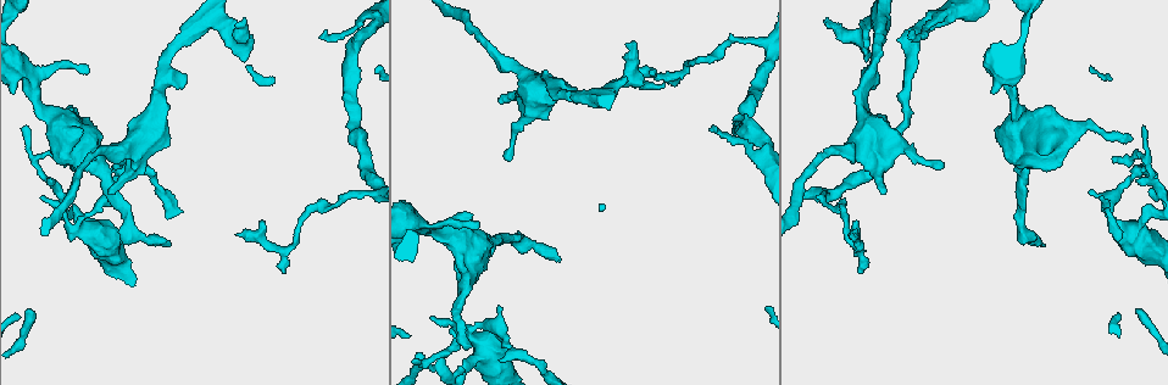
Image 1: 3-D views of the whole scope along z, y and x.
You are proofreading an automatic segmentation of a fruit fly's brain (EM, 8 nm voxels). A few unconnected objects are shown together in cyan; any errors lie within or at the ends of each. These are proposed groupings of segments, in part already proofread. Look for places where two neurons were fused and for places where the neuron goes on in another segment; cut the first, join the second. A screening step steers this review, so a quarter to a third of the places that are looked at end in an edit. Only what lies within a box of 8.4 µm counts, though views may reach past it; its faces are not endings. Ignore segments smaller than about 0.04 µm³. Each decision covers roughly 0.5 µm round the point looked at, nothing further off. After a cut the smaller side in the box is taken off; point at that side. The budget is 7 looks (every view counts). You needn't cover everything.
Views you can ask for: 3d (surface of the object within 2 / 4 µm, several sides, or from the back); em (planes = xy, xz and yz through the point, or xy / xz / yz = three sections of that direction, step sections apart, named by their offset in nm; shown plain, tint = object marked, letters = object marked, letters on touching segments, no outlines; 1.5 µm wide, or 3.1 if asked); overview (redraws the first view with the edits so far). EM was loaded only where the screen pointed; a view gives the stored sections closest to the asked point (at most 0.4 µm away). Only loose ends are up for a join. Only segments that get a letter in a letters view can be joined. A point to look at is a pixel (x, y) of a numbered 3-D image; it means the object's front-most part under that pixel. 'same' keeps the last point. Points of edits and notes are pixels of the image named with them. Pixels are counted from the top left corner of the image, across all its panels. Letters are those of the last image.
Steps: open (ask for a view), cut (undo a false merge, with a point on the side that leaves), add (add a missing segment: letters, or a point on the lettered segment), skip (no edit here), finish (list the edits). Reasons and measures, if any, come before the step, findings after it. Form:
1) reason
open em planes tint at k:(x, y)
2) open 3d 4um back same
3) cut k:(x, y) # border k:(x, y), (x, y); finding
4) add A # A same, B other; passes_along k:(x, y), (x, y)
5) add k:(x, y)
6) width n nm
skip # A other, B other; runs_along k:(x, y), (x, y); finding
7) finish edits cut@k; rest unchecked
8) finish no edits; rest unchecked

free end
open em planes letters at 1:(243, 23)

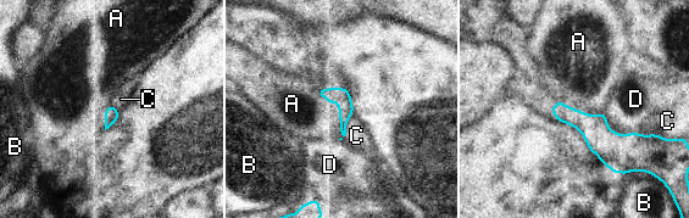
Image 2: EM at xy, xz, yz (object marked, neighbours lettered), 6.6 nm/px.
longest_contact A 380 nm
skip # A other, B other, C other, D other; border 2:(321, 87), (343, 139); none of them fits

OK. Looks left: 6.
thin end
open em planes plain at 1:(86, 67)

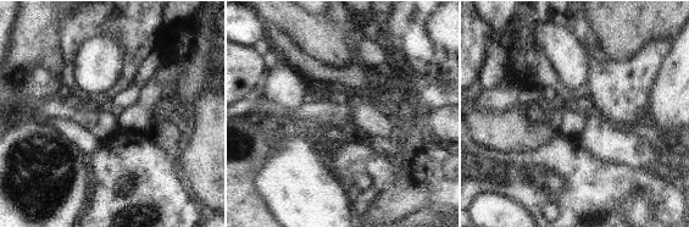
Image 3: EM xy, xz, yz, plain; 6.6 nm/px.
open em planes letters same

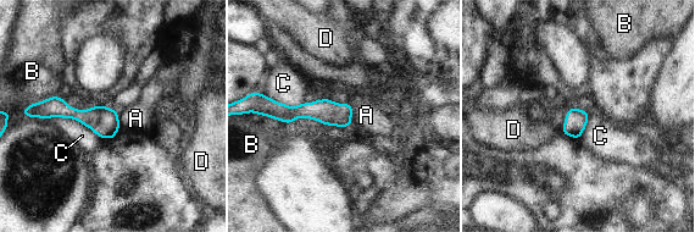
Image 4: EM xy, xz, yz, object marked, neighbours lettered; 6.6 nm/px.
width 150 nm
skip # A other, B other, C other, D other; border 4:(350, 103), (352, 123); none of them fits

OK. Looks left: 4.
open em planes letters at 1:(1050, 171)

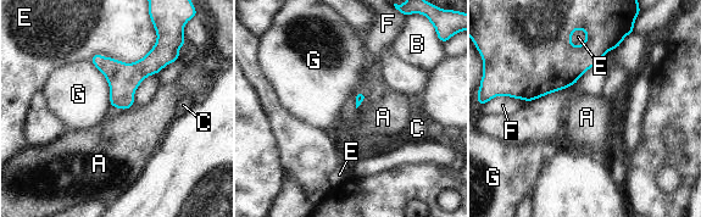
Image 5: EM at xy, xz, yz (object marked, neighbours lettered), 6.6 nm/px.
skip # A other, B other, C other, E other, F other, G other; border 5:(133, 105), (122, 111); no lettered segment goes on from it

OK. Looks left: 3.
finish no edits; rest unchecked

